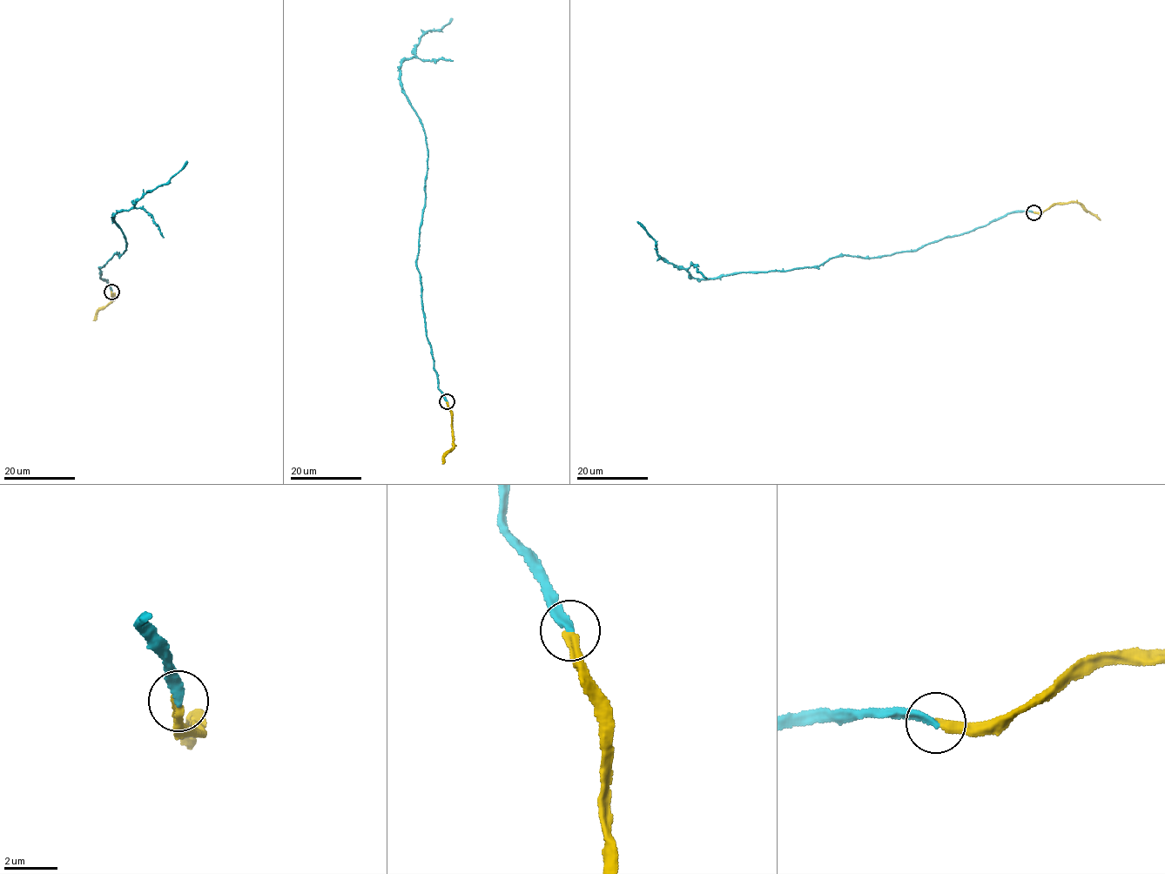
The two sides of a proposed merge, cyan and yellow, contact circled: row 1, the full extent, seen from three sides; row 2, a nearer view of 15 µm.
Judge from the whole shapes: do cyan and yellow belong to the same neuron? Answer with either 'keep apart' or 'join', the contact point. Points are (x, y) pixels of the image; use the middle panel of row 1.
join; place (447, 401)

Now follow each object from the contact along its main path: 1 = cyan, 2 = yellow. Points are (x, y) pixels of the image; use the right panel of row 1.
1: (1033, 212), (1011, 211), (917, 249), (872, 258), (843, 255), (813, 266), (706, 279), (664, 261), (637, 221)
2: (1033, 212), (1043, 212), (1056, 204), (1080, 202), (1100, 220)

